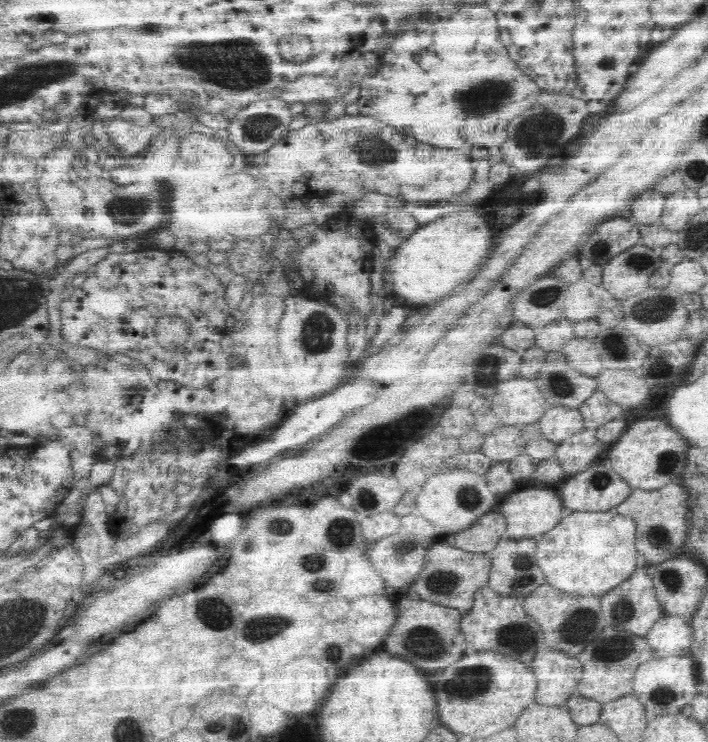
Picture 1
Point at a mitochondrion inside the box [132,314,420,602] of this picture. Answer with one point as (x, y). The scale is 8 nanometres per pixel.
(342, 530)

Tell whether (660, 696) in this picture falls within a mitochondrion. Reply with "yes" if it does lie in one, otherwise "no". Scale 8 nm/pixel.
yes

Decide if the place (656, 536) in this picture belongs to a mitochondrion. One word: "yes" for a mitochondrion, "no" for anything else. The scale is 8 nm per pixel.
yes

